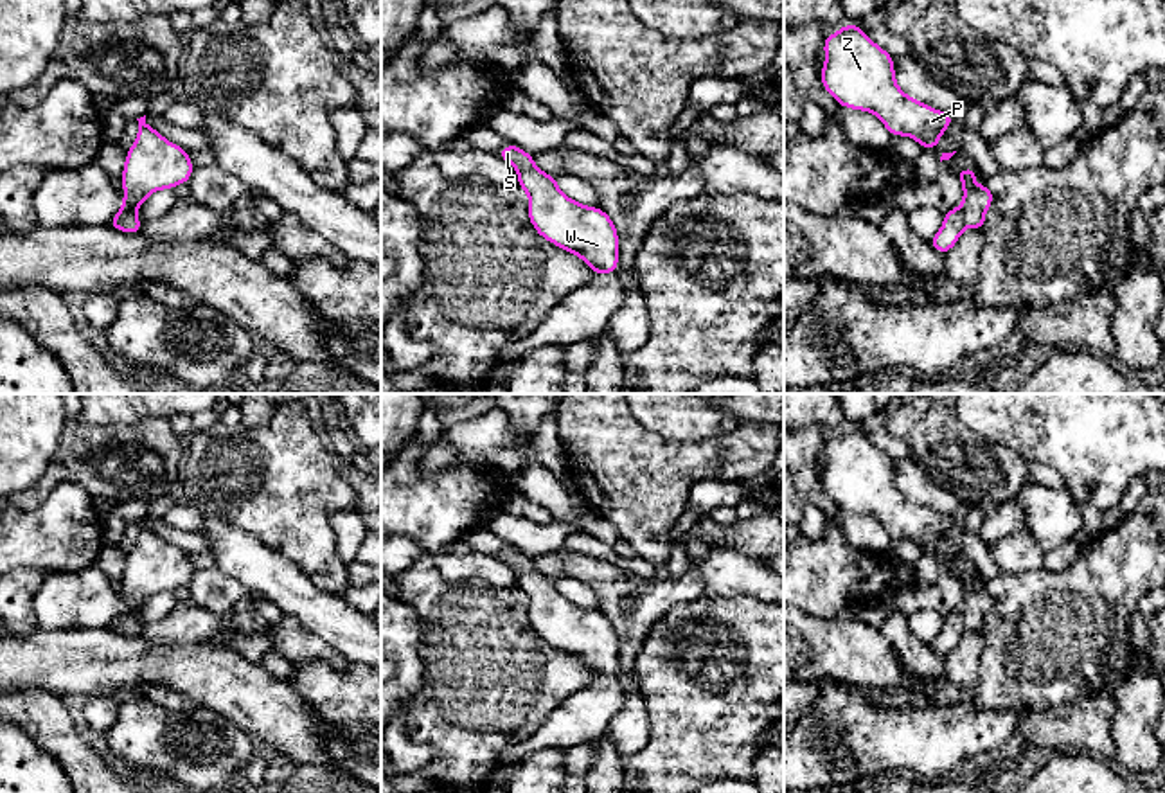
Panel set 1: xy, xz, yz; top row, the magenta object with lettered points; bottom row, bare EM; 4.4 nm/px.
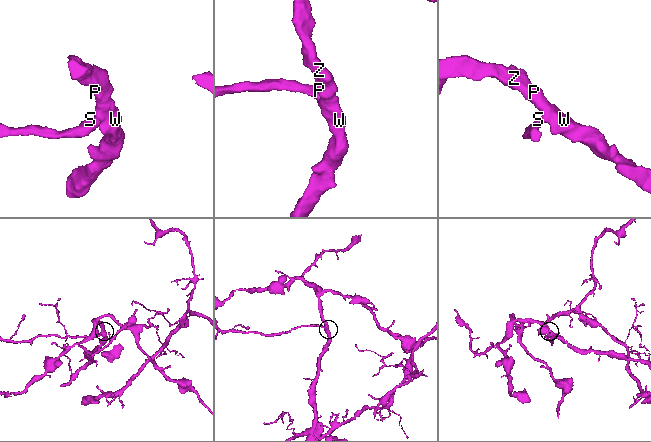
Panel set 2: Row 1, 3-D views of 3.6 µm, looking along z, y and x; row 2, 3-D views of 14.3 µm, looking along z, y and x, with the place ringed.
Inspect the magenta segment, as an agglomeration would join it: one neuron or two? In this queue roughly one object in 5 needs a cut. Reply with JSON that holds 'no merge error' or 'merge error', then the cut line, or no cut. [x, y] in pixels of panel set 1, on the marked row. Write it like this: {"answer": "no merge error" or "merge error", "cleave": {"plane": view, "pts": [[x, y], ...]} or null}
{"answer": "no merge error", "cleave": null}

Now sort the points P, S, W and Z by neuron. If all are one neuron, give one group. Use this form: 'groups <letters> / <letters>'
groups P S W Z

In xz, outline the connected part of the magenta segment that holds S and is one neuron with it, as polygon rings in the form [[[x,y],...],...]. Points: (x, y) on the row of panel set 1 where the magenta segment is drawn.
[[[509,144],[496,155],[518,171],[518,185],[529,194],[529,221],[543,239],[582,259],[597,275],[617,272],[618,234],[604,210],[568,198],[557,178],[538,169],[521,147]]]

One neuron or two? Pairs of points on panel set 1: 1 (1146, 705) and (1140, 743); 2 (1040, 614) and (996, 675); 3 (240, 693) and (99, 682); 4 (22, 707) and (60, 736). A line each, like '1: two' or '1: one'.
1: one
2: one
3: one
4: one

